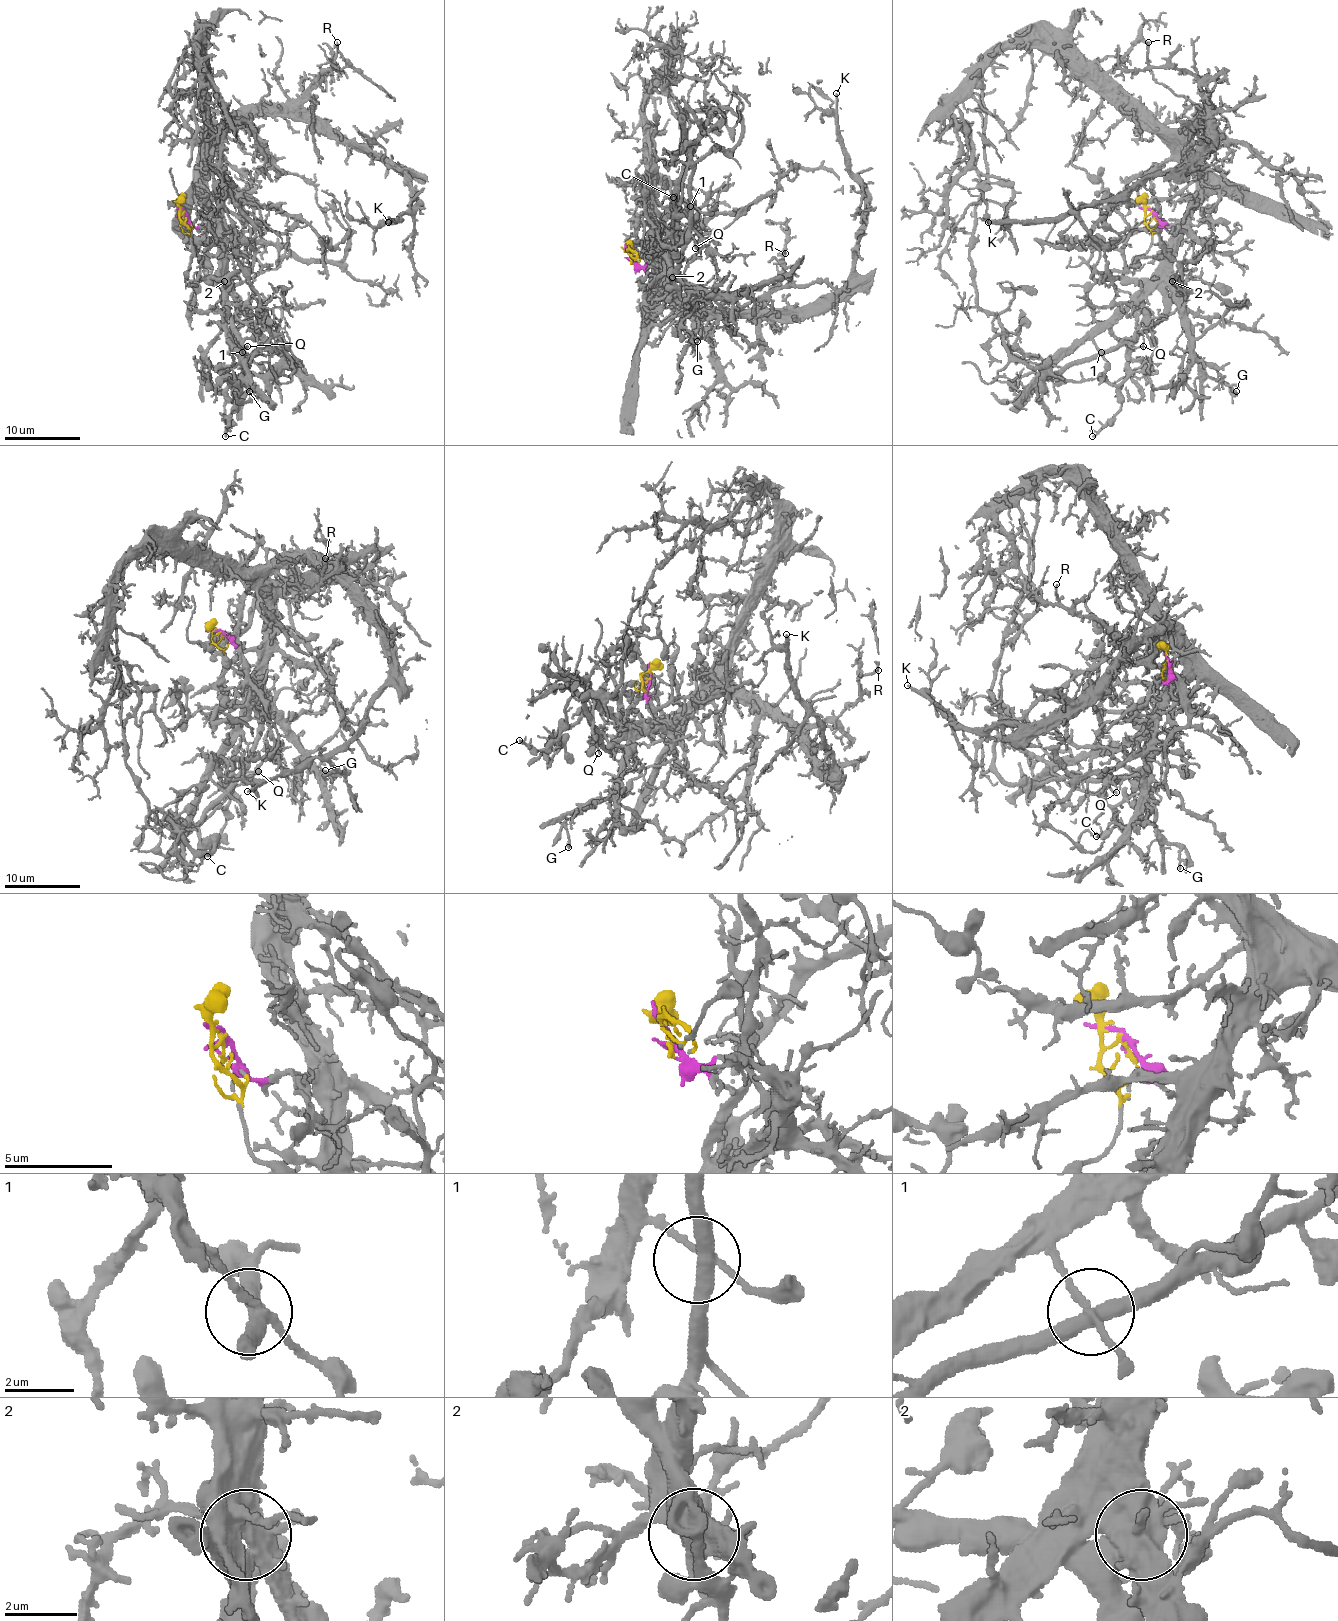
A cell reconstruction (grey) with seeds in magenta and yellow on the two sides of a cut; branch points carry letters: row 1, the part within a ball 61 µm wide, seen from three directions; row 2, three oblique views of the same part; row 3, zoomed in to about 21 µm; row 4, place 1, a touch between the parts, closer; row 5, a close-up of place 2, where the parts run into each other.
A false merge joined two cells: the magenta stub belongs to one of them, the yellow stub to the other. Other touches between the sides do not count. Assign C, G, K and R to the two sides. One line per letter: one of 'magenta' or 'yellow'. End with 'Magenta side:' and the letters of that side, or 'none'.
C: yellow
G: magenta
K: magenta
R: magenta
Magenta side: G, K, R

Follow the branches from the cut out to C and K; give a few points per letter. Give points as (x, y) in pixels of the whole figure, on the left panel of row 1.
C: (183, 211), (190, 247), (211, 268), (211, 279), (224, 294), (240, 338), (242, 374), (226, 389), (224, 437)
K: (183, 209), (194, 226), (217, 222), (207, 154), (245, 118), (312, 116), (404, 173), (416, 202), (387, 222)

